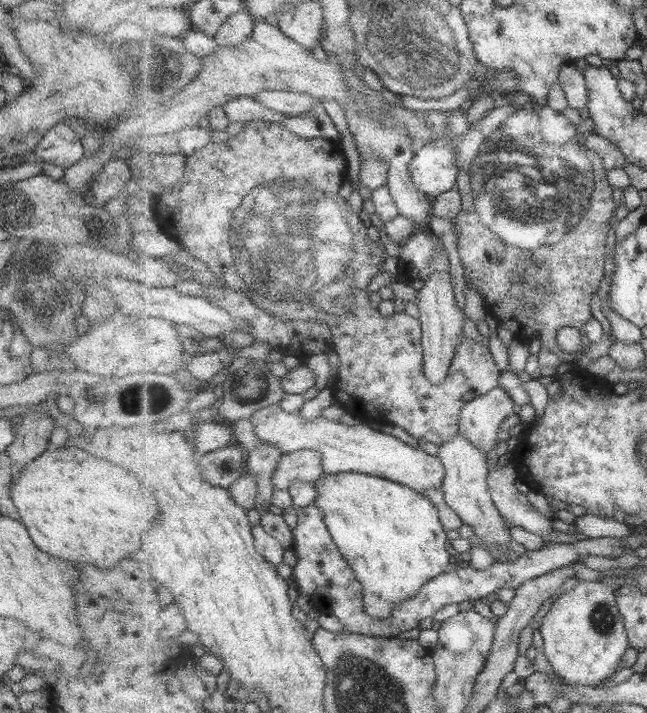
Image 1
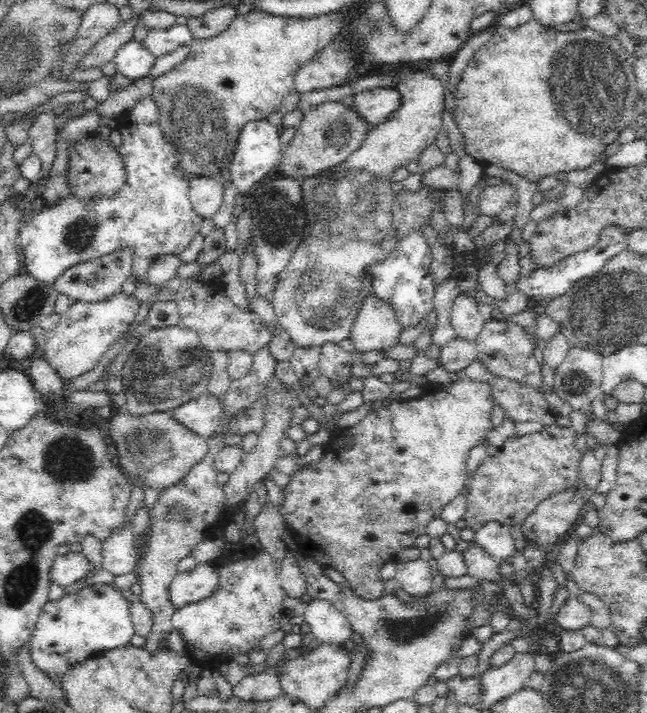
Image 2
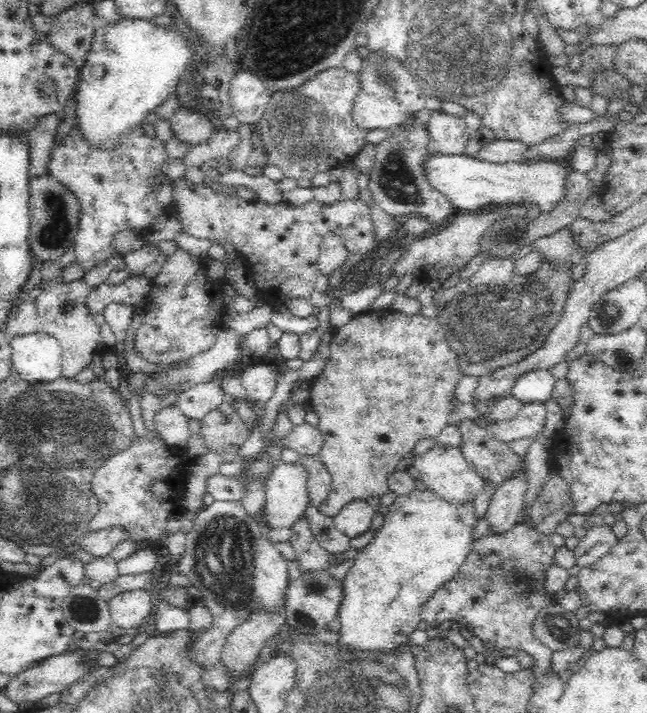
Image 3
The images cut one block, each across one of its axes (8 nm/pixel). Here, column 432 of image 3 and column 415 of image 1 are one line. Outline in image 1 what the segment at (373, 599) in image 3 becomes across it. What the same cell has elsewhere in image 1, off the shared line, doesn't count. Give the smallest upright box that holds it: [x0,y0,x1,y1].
[315,472,449,620]

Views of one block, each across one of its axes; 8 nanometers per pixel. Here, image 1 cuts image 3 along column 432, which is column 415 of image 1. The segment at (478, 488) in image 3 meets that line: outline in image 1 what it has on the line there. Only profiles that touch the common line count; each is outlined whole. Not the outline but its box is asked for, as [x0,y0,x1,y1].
[250,403,446,496]

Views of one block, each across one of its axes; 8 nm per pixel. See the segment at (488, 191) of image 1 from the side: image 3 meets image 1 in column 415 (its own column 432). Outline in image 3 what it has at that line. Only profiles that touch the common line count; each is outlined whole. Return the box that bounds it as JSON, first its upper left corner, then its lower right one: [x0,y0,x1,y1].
[426,111,471,155]

